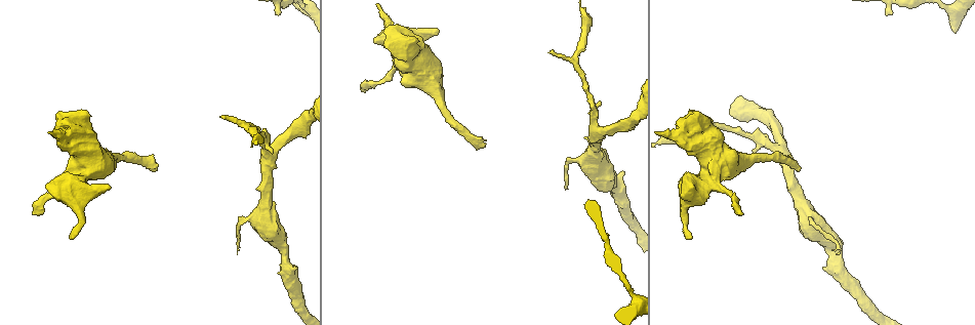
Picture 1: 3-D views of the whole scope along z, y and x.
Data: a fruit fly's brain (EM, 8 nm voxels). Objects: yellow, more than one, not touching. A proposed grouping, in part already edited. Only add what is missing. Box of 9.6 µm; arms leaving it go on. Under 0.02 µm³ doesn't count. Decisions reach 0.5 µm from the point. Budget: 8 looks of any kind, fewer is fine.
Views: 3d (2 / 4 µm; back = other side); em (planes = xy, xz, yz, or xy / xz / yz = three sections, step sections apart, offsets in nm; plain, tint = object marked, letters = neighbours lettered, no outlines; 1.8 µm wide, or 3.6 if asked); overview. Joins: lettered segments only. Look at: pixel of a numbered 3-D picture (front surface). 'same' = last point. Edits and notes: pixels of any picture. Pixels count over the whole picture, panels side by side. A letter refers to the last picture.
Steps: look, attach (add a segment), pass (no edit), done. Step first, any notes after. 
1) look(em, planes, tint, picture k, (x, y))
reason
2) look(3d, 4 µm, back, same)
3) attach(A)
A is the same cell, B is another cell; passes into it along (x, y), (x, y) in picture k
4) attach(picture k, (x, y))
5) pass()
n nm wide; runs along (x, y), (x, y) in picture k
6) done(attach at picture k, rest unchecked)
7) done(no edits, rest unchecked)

look(em, planes, letters, picture 1, (795, 169))
end of a long branch

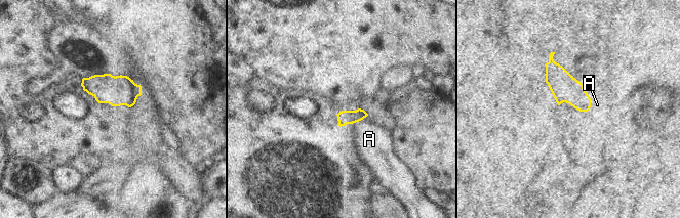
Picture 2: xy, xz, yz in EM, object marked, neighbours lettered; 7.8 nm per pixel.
attach(picture 2, (369, 139))
A is the same cell; passes into it along (345, 117), (354, 122), (369, 139) in picture 2; the neuron continues

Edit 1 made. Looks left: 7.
look(3d, 2 µm, picture 1, (362, 90))
free end

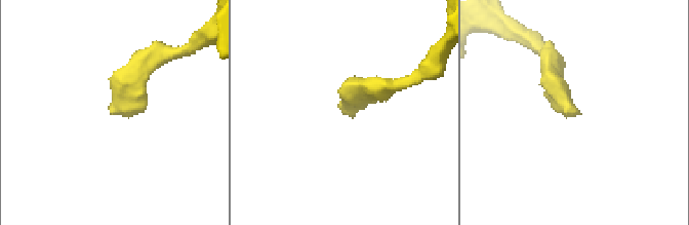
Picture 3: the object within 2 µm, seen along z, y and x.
look(em, xz, step 4, letters, picture 3, (338, 106))

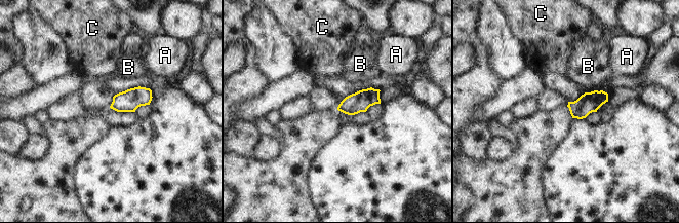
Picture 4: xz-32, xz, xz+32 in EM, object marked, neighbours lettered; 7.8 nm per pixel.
pass()
160 nm wide; A, B and C are other cells; no lettered segment goes on from it

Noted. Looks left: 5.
done(attach at picture 2, rest unchecked)

